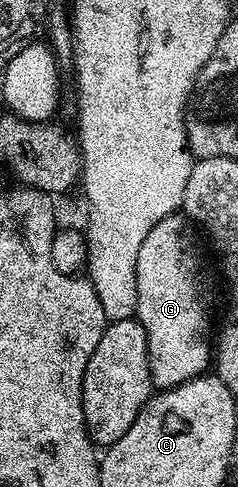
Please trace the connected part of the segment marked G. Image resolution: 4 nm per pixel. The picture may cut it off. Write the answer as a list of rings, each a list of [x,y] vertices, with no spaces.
[[[173,214],[167,216],[166,218],[162,218],[162,222],[158,222],[158,226],[154,226],[154,230],[150,230],[150,234],[146,234],[146,239],[142,241],[142,247],[138,249],[138,266],[136,267],[136,277],[138,278],[138,306],[136,307],[136,314],[135,319],[140,321],[140,325],[142,326],[142,330],[146,330],[146,338],[148,339],[148,361],[150,362],[150,370],[152,371],[152,383],[155,385],[157,389],[163,390],[166,388],[173,388],[174,386],[178,386],[179,384],[184,384],[188,380],[192,380],[195,376],[202,376],[205,375],[209,371],[210,368],[210,361],[213,359],[214,356],[214,348],[213,345],[210,343],[210,336],[208,340],[208,307],[212,304],[212,296],[208,293],[208,288],[204,285],[204,276],[200,273],[200,248],[196,245],[196,236],[194,233],[193,225],[189,223],[187,219],[183,215],[180,214]]]

